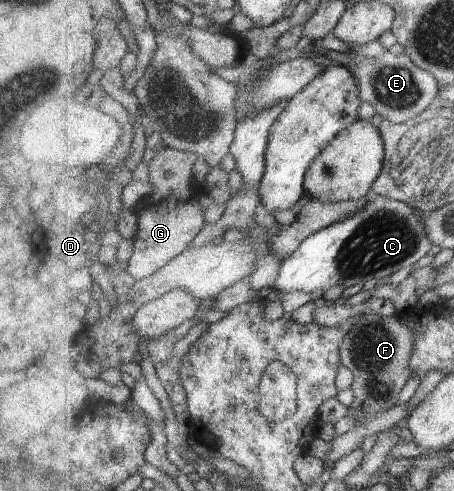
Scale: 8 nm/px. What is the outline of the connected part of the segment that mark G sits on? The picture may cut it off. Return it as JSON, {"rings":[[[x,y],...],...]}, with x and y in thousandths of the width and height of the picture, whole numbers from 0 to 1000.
{"rings":[[[366,301],[344,305],[341,320],[330,328],[330,365],[341,387],[300,422],[306,464],[293,489],[295,521],[282,536],[286,560],[295,558],[302,572],[341,558],[403,517],[456,460],[449,452],[454,430],[438,415],[438,403],[454,391],[427,367],[423,346],[438,320],[410,305]]]}

